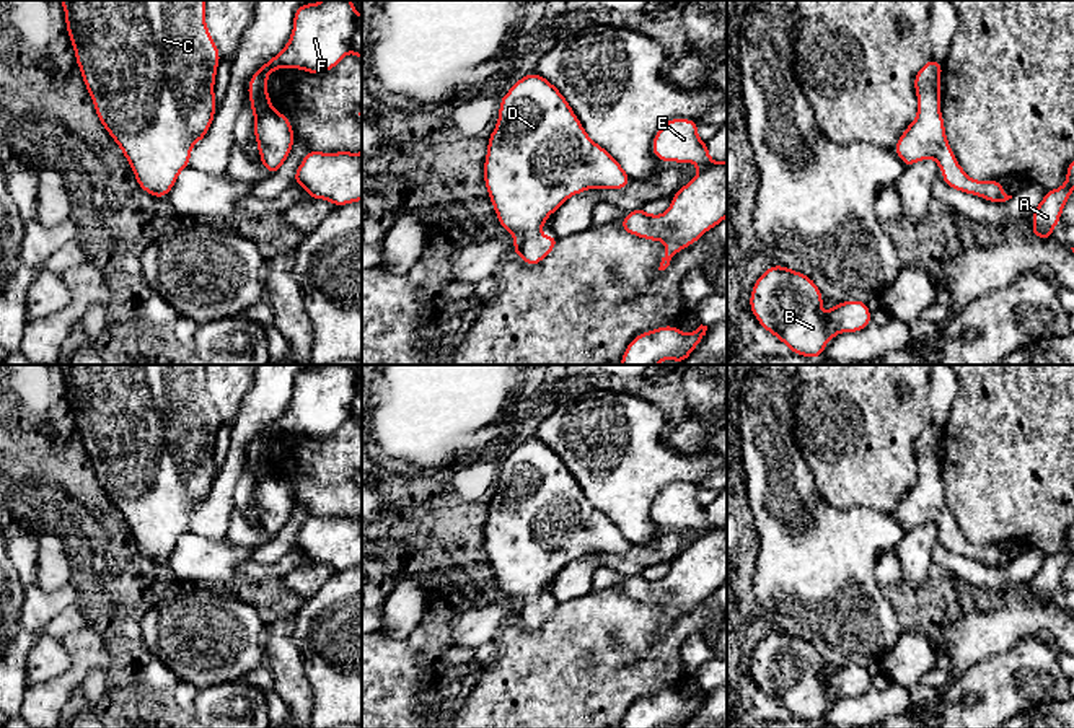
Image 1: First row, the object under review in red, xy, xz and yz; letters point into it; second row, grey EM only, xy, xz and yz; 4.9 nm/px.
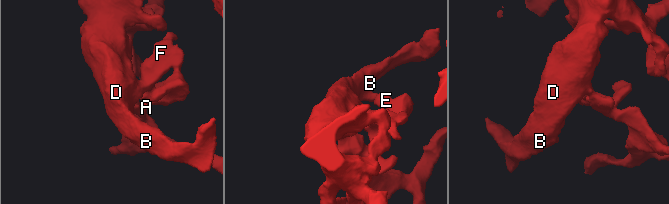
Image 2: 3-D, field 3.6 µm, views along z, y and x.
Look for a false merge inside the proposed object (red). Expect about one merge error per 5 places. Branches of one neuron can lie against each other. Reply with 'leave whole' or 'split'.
leave whole

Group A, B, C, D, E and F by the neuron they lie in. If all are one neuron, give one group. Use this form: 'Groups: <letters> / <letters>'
Groups: A B C D E F

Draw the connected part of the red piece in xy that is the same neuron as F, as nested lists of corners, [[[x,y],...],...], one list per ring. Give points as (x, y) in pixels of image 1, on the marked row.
[[[350,0],[305,3],[293,15],[293,31],[285,47],[259,70],[248,85],[254,116],[254,137],[261,164],[277,173],[288,158],[295,140],[290,119],[274,109],[267,93],[267,77],[282,67],[323,75],[349,52],[362,60],[362,15]]]

